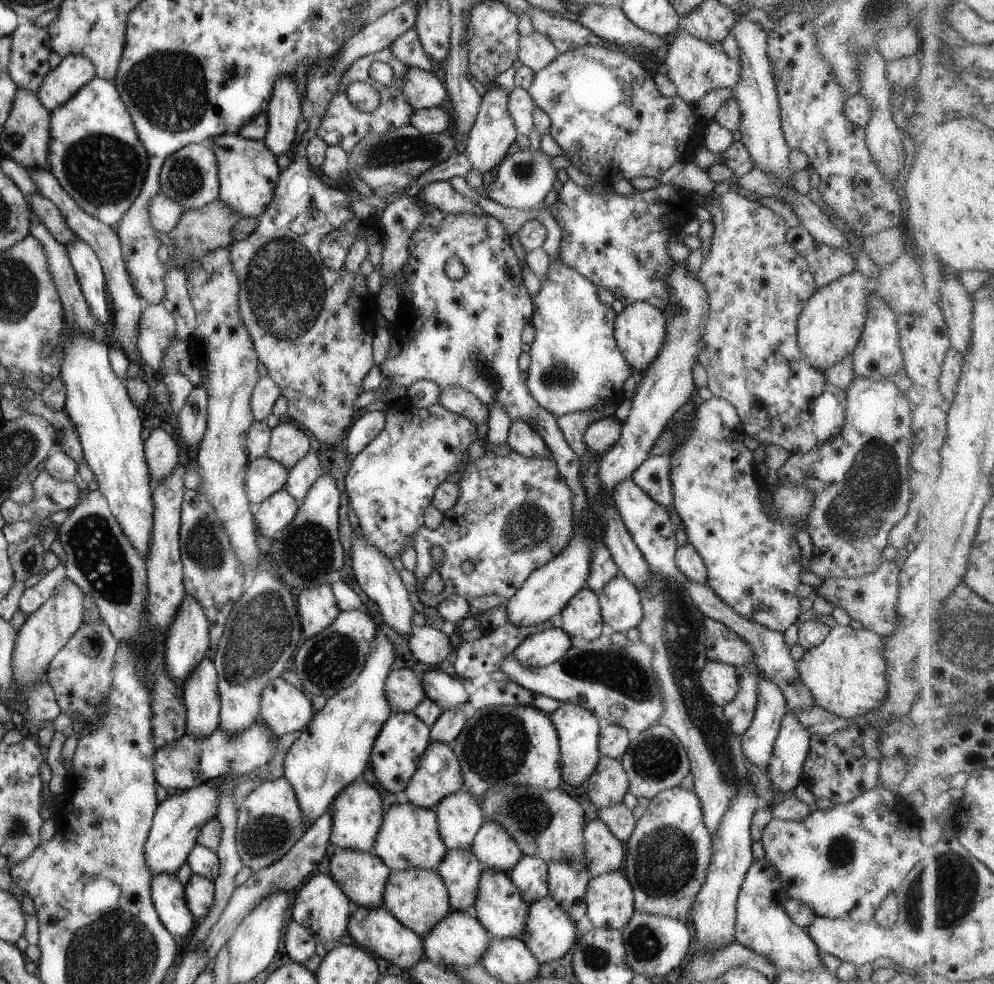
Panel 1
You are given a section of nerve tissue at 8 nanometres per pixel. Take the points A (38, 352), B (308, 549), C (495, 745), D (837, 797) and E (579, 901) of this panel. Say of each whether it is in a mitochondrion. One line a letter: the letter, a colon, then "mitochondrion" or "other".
A: other
B: mitochondrion
C: mitochondrion
D: other
E: other

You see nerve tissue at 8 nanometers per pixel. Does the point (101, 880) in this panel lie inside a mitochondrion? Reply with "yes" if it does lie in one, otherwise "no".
no

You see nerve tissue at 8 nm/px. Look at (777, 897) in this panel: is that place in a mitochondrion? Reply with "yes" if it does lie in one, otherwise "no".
no

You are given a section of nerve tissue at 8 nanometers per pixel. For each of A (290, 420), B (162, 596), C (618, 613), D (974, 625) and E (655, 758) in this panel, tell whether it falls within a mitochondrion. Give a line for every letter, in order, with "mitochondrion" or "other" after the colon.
A: other
B: other
C: other
D: mitochondrion
E: mitochondrion

